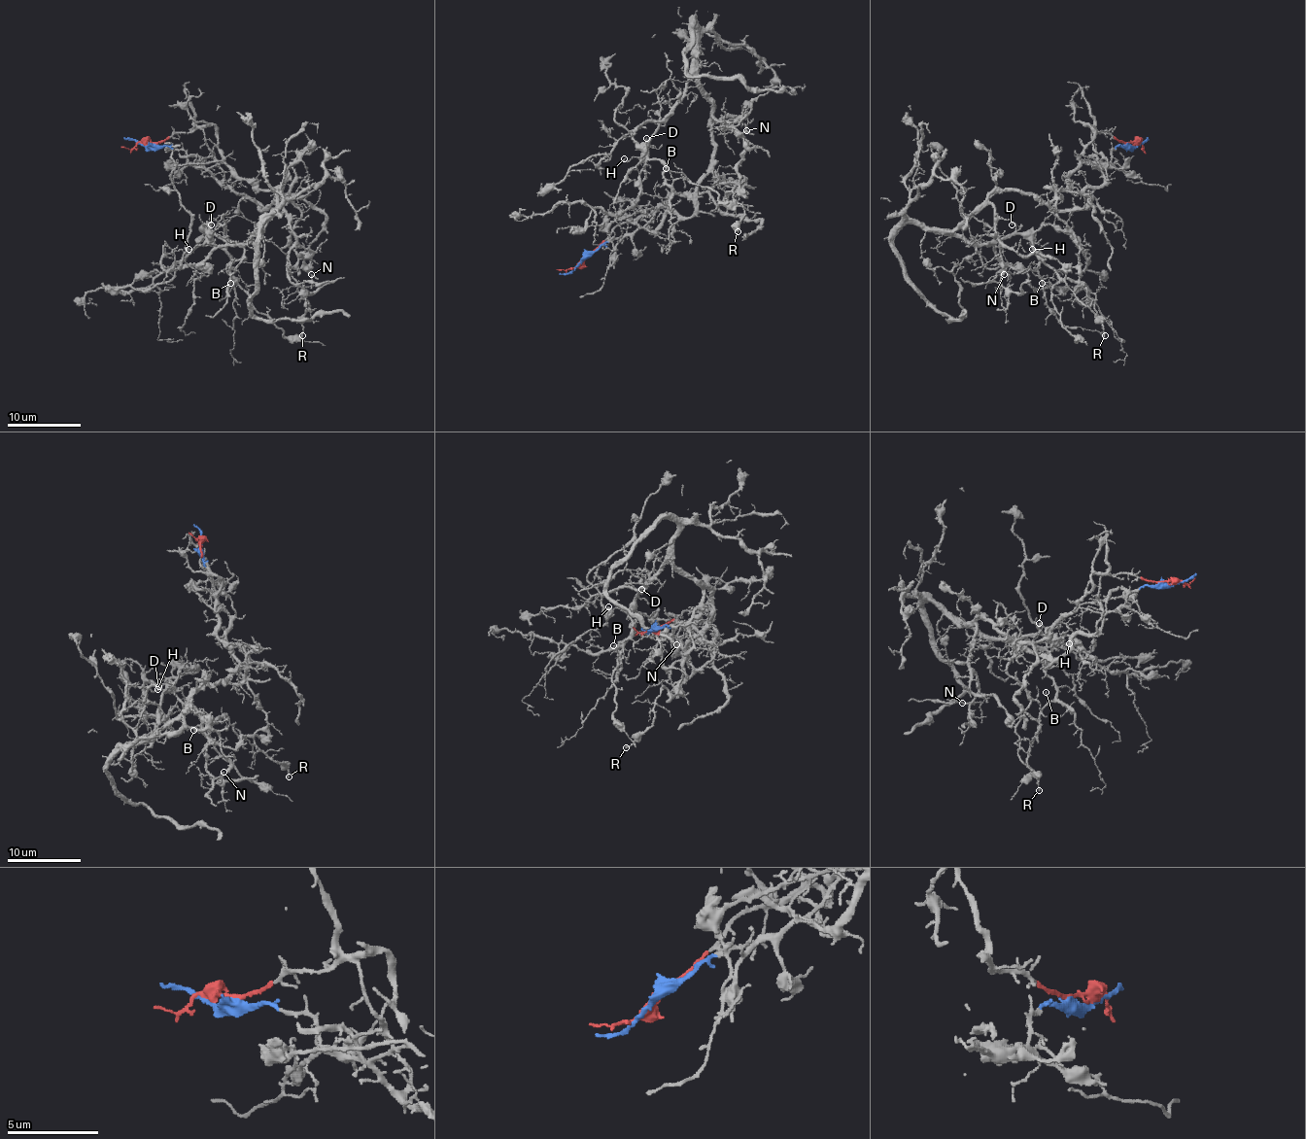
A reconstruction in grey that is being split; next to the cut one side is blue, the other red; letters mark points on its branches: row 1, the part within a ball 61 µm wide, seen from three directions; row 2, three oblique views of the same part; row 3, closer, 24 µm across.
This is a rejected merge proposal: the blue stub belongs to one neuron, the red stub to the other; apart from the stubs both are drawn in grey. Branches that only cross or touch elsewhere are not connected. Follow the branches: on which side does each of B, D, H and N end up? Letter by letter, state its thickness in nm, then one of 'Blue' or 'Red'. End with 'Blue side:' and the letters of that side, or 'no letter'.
B: Thickness 100 nm. Blue
D: Thickness 120 nm. Blue
H: Thickness 140 nm. Blue
N: Thickness 100 nm. Blue
Blue side: B, D, H, N

